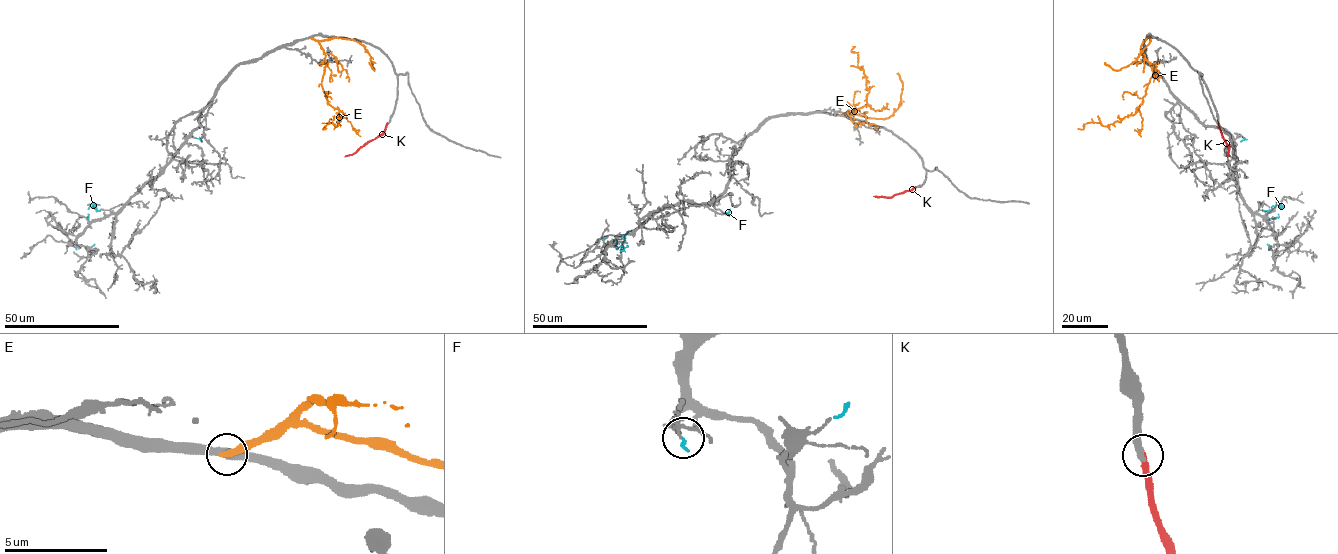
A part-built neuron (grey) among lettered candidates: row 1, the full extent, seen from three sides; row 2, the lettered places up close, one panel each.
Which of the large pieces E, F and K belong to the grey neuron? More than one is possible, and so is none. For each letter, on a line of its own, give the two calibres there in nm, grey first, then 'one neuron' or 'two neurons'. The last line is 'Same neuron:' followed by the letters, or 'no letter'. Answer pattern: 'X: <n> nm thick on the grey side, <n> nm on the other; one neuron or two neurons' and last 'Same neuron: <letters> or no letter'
E: 480 nm thick on the grey side, 360 nm on the other; two neurons
F: 90 nm thick on the grey side, 140 nm on the other; two neurons
K: 360 nm thick on the grey side, 360 nm on the other; one neuron
Same neuron: K

